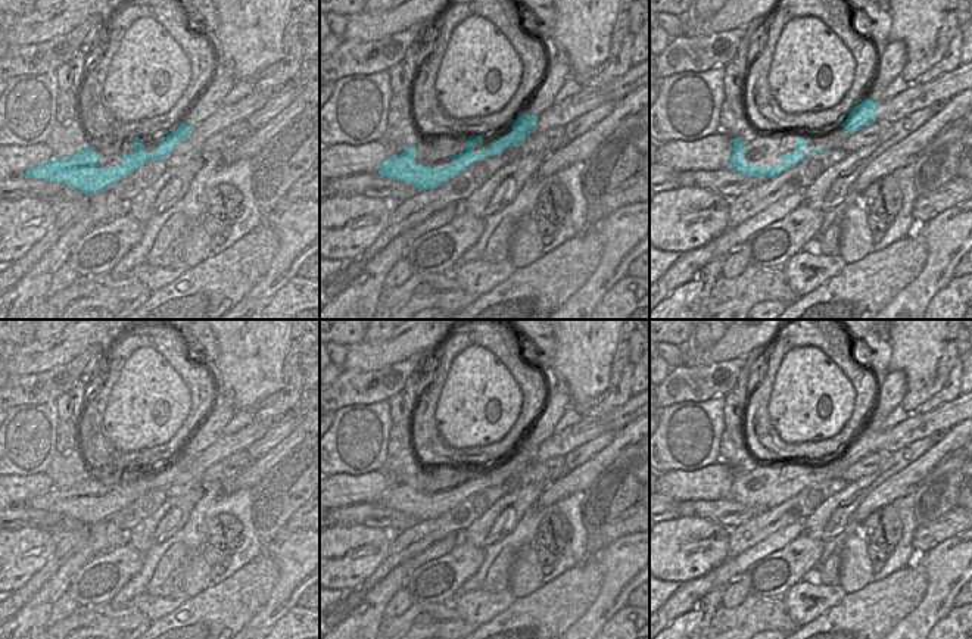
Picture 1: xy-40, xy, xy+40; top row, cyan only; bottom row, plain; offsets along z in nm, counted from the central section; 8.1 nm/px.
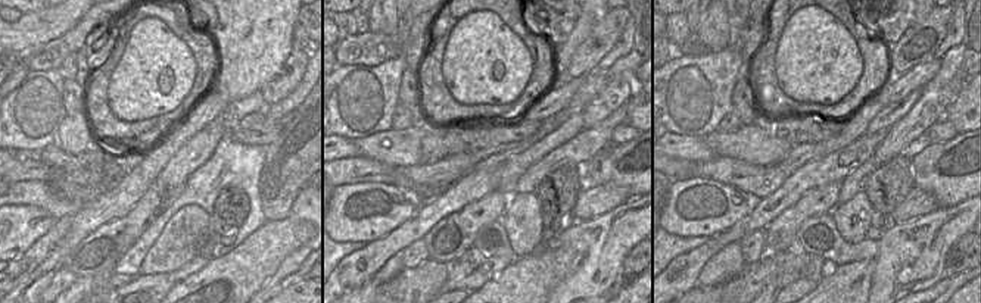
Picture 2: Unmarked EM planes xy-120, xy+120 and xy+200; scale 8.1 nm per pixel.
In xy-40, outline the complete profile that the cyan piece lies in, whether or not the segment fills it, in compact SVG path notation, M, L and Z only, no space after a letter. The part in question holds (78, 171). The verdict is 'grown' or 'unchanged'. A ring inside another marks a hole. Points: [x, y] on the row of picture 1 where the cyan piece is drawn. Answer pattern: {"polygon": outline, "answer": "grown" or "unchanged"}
{"polygon": "M184 122L178 130L161 138L161 147L150 153L144 153L144 141L135 138L135 152L122 156L122 163L113 168L96 166L97 160L103 160L93 149L84 147L69 159L53 159L40 166L29 168L24 177L44 180L47 183L65 184L75 190L81 190L85 196L94 196L119 180L137 171L150 160L166 159L174 149L186 141L194 127Z", "answer": "unchanged"}

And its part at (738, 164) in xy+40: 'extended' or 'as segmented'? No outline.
as segmented

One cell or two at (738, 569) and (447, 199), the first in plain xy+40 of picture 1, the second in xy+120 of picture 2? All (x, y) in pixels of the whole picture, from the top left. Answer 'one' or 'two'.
one

